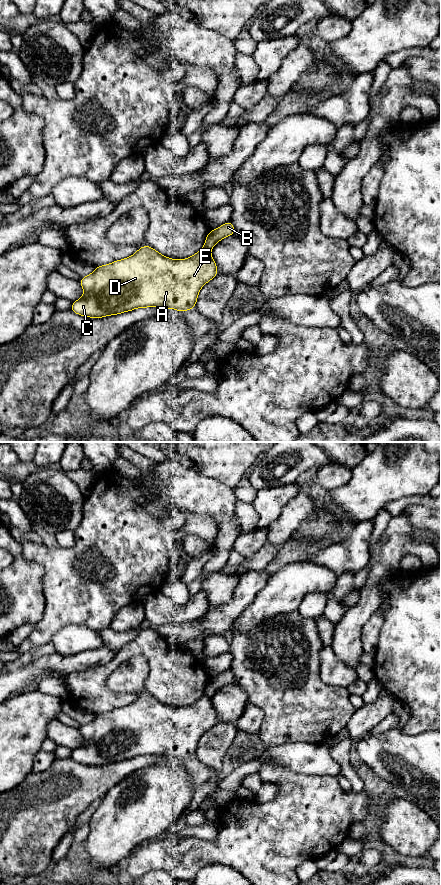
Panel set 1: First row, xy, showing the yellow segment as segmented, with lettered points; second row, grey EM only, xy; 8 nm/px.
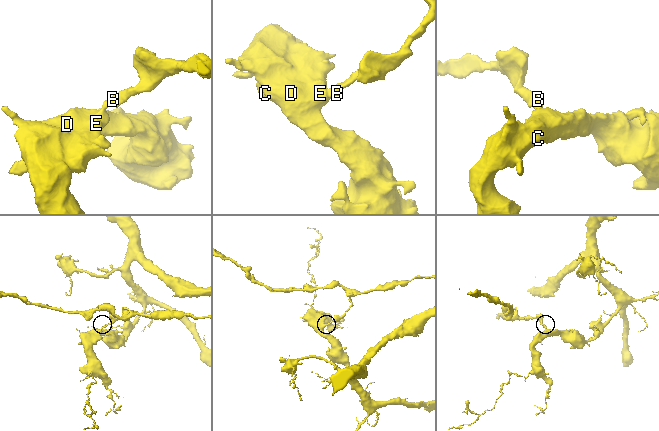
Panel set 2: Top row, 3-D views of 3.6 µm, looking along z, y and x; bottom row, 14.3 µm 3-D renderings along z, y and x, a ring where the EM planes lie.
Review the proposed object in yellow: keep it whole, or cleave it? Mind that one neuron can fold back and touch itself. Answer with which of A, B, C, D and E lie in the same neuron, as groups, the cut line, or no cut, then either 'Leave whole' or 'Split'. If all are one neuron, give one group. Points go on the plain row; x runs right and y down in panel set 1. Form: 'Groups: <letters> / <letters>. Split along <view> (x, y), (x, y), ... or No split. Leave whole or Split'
Groups: A C D E / B. Split along xy (204, 693), (209, 698). Split

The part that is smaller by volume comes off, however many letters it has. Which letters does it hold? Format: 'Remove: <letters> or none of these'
Remove: B

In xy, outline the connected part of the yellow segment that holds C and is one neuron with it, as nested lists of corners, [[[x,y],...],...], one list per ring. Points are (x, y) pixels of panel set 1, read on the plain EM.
[[[145,693],[132,704],[98,714],[91,722],[81,726],[83,744],[72,751],[70,758],[90,766],[103,766],[147,755],[184,760],[196,755],[200,737],[217,722],[217,713],[205,694],[189,706],[171,707]]]

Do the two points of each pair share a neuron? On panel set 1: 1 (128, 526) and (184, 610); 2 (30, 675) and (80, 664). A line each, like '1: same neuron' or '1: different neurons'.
1: different neurons
2: same neuron

